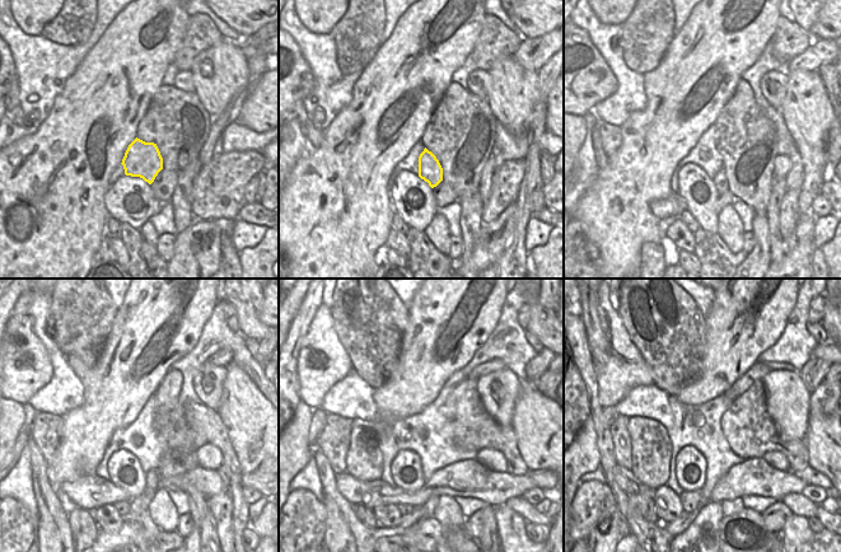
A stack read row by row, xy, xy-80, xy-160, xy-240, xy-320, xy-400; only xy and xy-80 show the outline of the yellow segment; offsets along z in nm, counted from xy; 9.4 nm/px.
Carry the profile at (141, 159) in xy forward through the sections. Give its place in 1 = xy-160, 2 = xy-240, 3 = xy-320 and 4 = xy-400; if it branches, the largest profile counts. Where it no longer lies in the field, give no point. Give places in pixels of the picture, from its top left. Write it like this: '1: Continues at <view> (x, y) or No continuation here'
1: Continues at xy-160 (720, 181)
2: Continues at xy-240 (152, 478)
3: Continues at xy-320 (430, 505)
4: Continues at xy-400 (701, 537).

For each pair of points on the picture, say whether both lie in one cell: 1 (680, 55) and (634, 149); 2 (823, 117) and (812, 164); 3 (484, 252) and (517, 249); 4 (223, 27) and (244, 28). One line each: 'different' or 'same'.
1: same
2: same
3: different
4: different

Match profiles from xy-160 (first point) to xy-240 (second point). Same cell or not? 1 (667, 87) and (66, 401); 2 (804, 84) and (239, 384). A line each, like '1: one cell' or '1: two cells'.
1: two cells
2: one cell

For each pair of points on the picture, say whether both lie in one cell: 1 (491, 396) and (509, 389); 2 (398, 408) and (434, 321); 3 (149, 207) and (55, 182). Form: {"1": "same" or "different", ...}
{"1": "same", "2": "same", "3": "different"}

